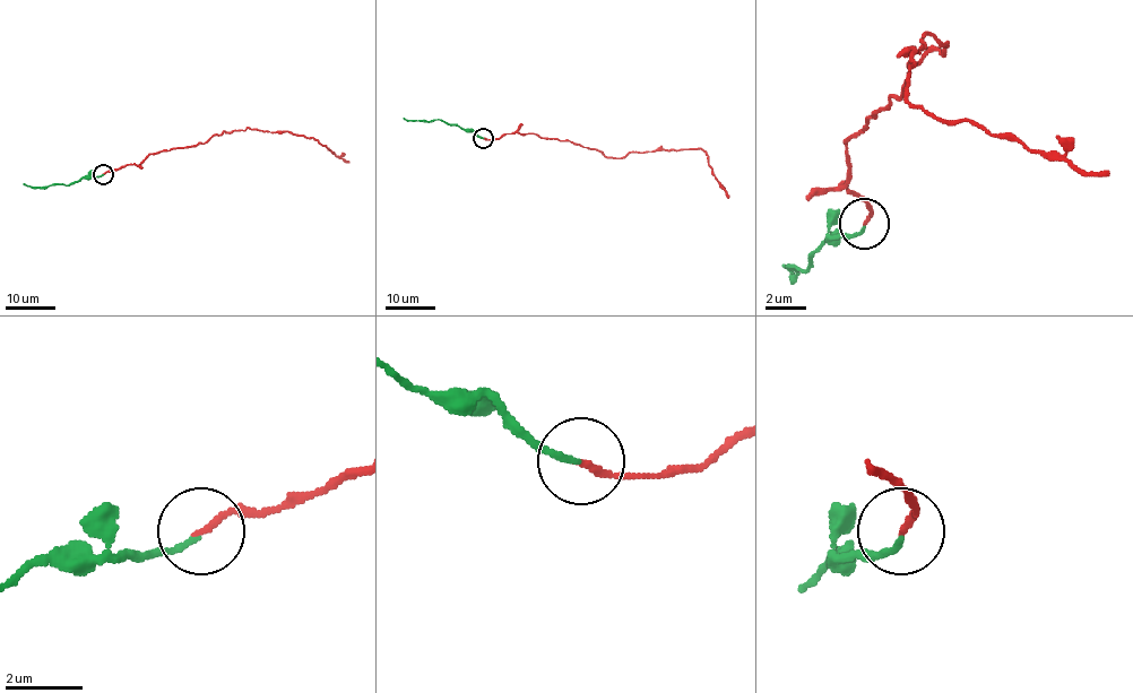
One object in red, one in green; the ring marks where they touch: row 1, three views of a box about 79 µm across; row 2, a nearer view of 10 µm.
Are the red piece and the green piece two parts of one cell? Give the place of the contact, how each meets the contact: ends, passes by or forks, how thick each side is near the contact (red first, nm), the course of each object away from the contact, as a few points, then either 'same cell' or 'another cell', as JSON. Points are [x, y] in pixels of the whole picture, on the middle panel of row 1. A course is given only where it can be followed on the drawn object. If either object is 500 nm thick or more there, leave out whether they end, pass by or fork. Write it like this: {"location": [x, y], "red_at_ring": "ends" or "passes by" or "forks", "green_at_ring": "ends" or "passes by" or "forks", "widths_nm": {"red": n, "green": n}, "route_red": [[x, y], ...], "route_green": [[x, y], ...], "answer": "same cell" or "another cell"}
{"location": [483, 138], "red_at_ring": "ends", "green_at_ring": "ends", "widths_nm": {"red": 160, "green": 140}, "route_red": [[483, 138], [536, 133], [613, 158], [630, 153], [702, 148], [728, 198]], "route_green": [[483, 138], [439, 119], [403, 118]], "answer": "same cell"}

